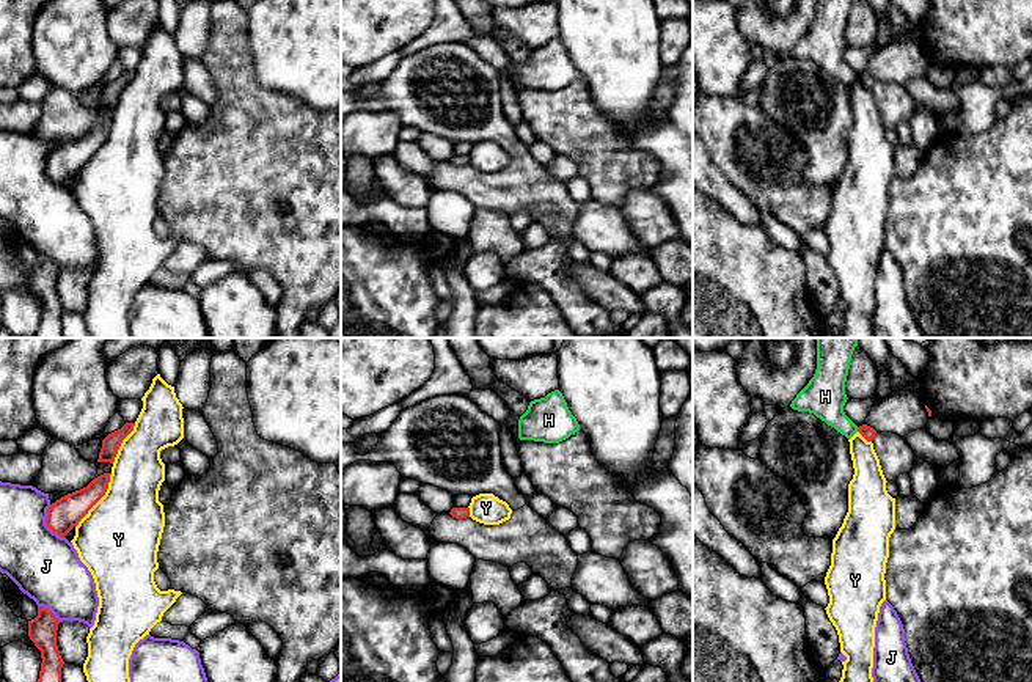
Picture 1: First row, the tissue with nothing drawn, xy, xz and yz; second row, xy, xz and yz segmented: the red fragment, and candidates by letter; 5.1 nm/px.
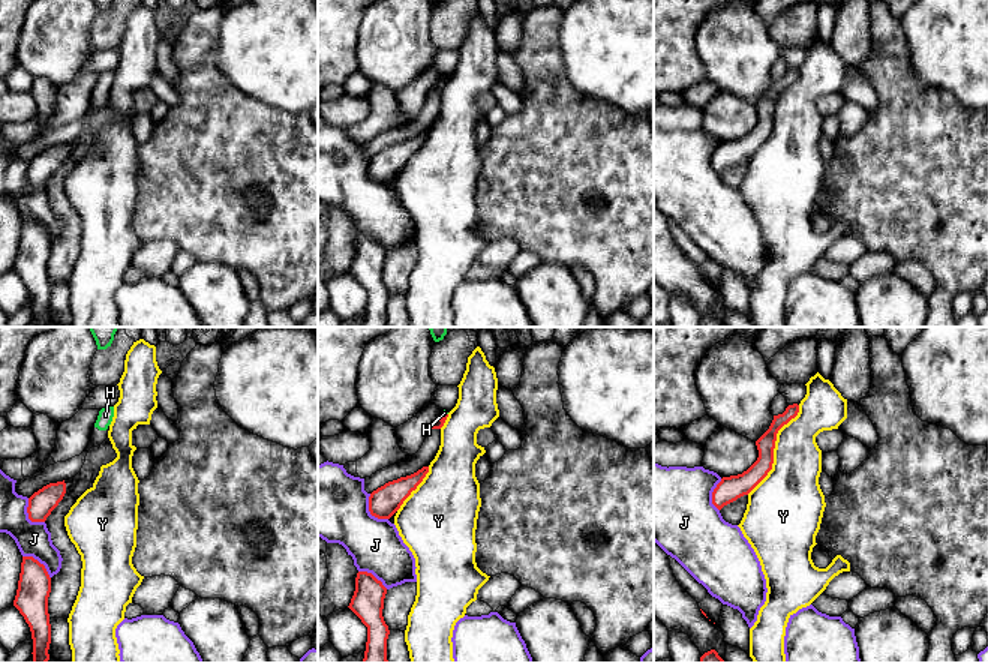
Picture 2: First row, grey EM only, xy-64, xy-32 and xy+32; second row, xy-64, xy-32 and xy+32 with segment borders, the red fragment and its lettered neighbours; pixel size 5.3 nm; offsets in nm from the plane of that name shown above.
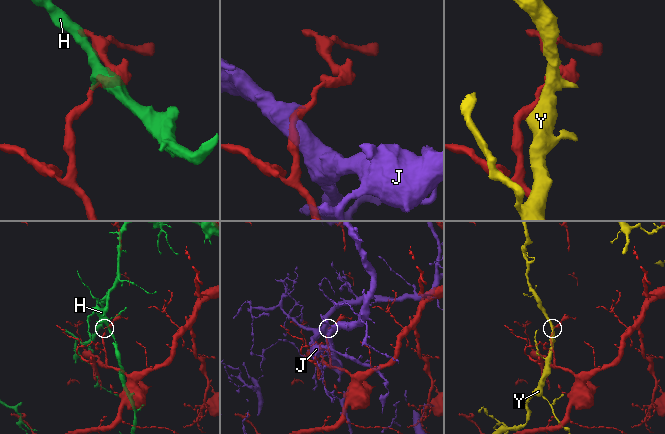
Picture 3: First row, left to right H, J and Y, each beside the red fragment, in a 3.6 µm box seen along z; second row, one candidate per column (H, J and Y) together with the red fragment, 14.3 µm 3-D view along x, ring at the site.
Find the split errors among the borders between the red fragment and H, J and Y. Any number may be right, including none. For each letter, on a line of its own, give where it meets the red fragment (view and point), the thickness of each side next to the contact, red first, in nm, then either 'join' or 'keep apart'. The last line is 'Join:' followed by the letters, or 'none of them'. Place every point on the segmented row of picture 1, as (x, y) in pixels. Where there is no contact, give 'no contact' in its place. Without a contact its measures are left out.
H: yz (858, 429) | 70/220 nm | keep apart
J: xy (46, 524) | 160/340 nm | keep apart
Y: xy (99, 498) | 160/420 nm | keep apart
Join: none of them

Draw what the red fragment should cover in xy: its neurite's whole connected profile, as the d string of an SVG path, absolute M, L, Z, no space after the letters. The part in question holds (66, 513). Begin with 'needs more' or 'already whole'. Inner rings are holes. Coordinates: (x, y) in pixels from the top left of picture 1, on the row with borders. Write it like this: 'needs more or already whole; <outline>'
already whole; M112 473L94 478L86 487L68 493L50 504L46 525L64 537L88 511L105 495Z

